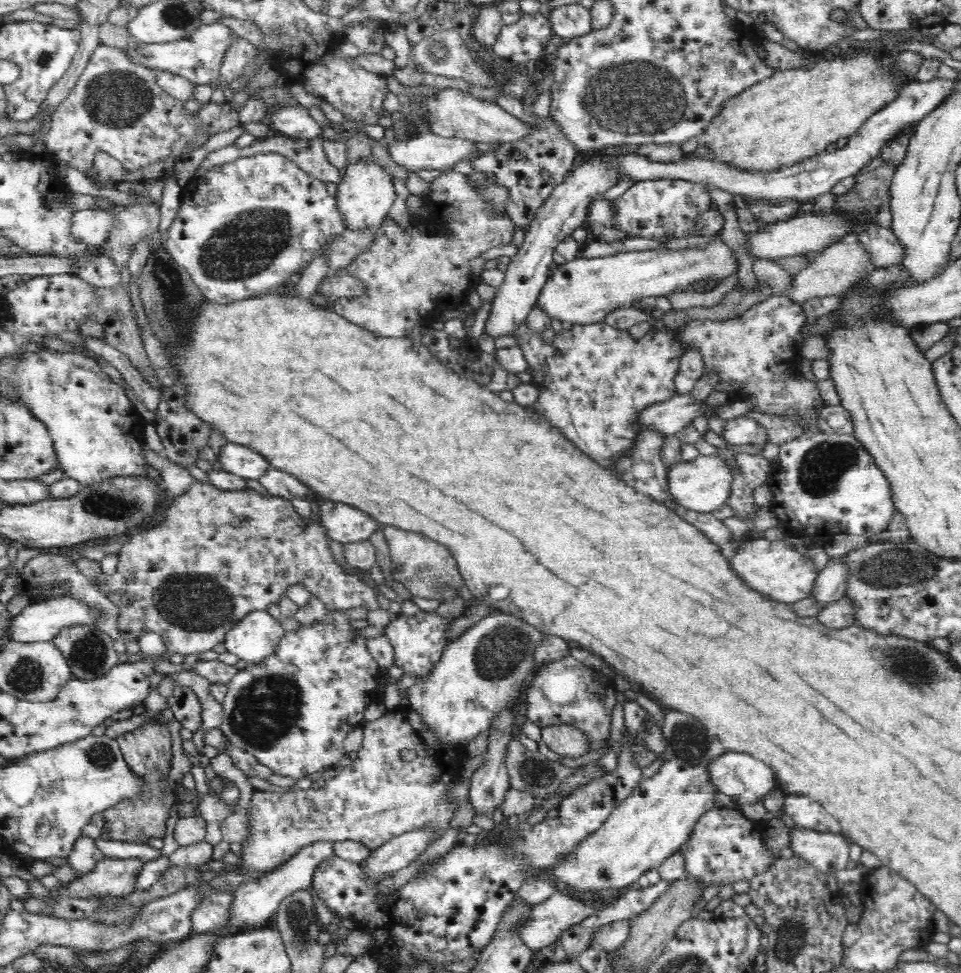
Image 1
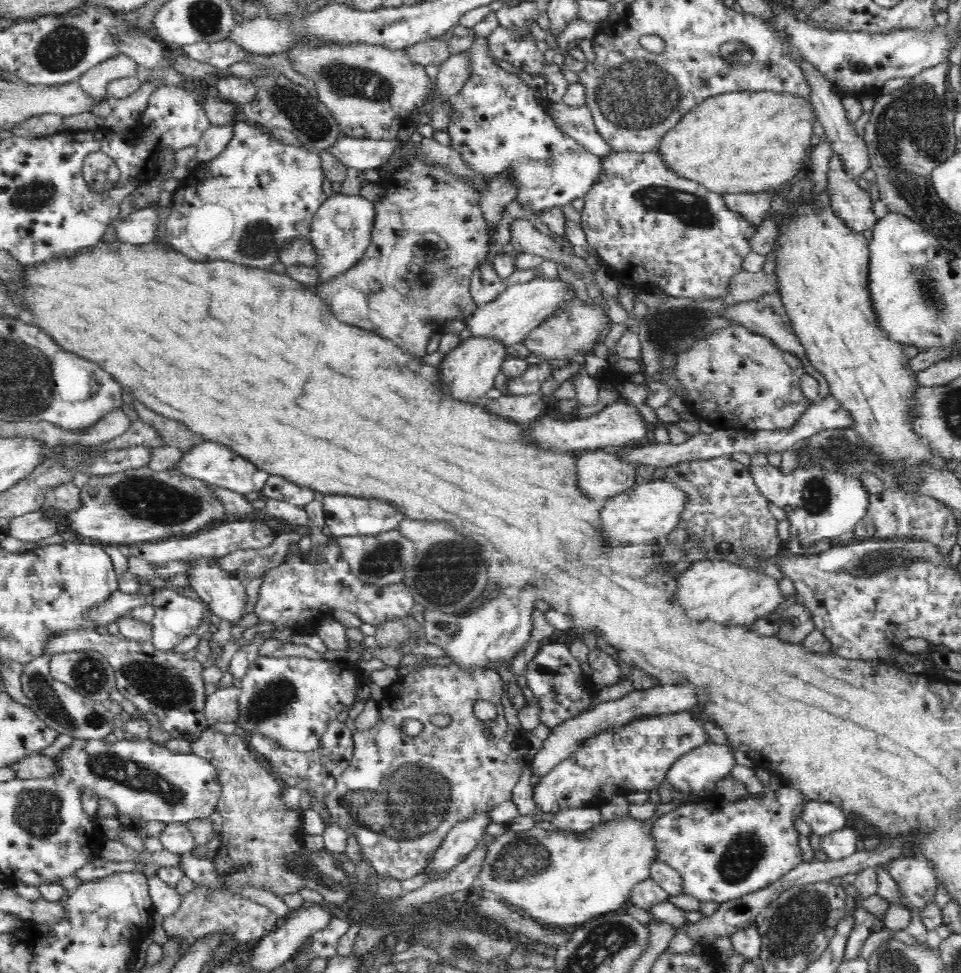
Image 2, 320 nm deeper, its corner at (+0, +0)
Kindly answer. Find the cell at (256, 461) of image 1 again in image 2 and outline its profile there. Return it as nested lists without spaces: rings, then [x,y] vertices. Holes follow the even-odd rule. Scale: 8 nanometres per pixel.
[[[205,441],[194,446],[190,451],[183,453],[184,455],[176,464],[176,467],[182,470],[182,473],[204,481],[208,485],[216,484],[234,490],[234,492],[239,492],[240,494],[246,495],[249,492],[262,491],[266,480],[270,476],[265,470],[259,469],[248,459],[234,453],[225,445],[216,442]]]

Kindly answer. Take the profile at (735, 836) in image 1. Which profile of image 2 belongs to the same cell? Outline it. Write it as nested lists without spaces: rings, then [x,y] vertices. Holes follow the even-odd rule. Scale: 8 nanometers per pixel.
[[[783,785],[778,791],[764,790],[764,794],[748,794],[735,801],[722,802],[712,798],[700,804],[682,804],[673,812],[658,818],[653,824],[653,836],[657,839],[658,859],[677,870],[681,876],[681,894],[692,896],[700,903],[718,902],[720,904],[741,896],[762,890],[780,880],[789,870],[803,862],[802,850],[795,829],[795,820],[801,818],[804,801],[798,790]]]

